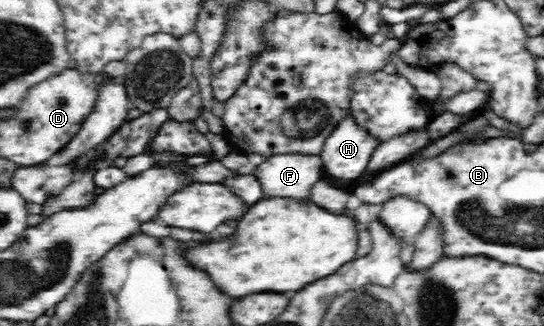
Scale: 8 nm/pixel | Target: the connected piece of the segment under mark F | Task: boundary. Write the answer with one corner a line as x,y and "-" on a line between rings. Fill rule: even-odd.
276,155
270,157
270,160
260,162
254,170
254,176
262,186
264,198
292,198
300,204
306,204
312,198
310,192
312,192
314,184
322,178
320,166
322,164
320,164
319,156
315,156
314,160
310,160
310,158
302,158
300,155

